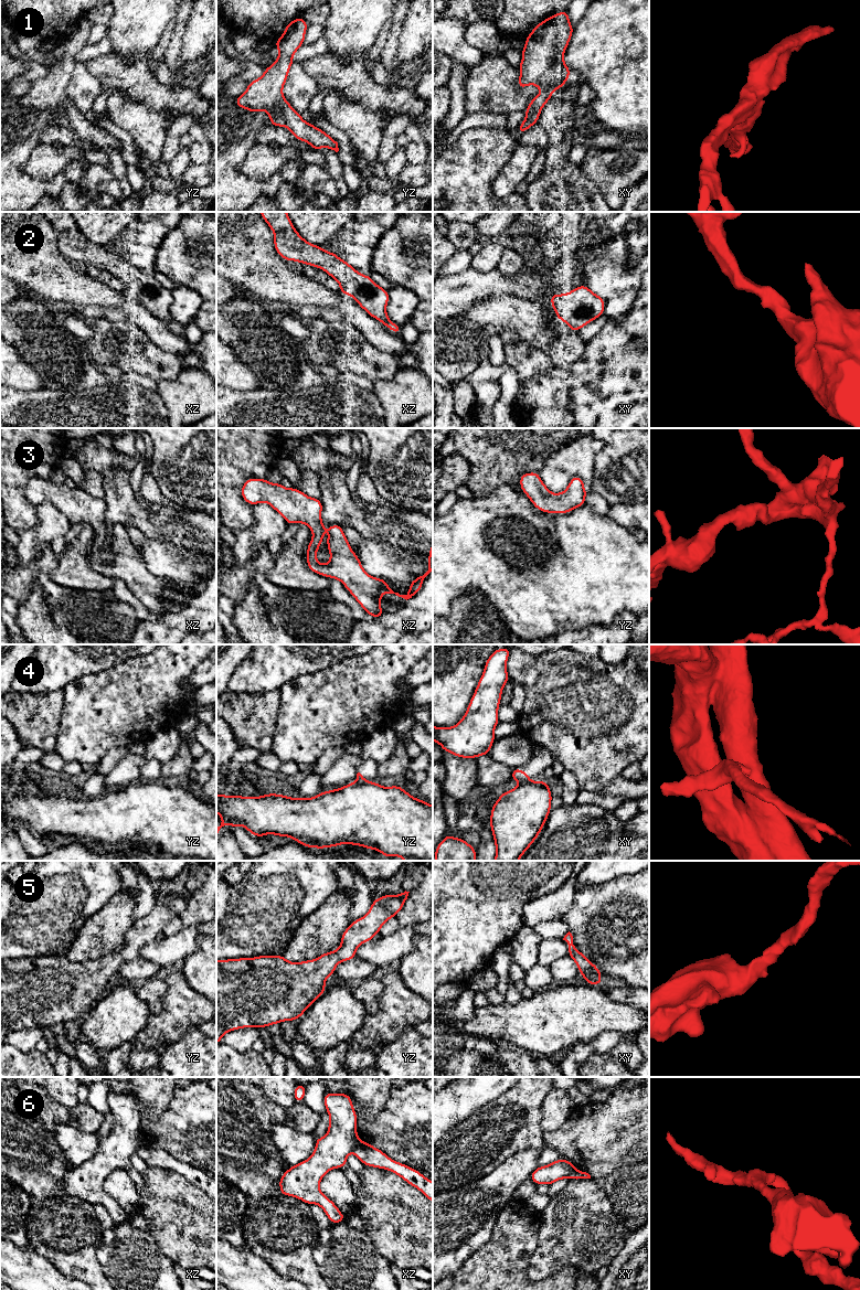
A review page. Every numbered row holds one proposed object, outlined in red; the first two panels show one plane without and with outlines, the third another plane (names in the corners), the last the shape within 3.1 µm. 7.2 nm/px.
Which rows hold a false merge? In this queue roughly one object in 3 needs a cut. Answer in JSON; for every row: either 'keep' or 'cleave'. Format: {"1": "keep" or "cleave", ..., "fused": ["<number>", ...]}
{"1": "keep", "2": "keep", "3": "keep", "4": "cleave", "5": "keep", "6": "cleave", "fused": ["4", "6"]}

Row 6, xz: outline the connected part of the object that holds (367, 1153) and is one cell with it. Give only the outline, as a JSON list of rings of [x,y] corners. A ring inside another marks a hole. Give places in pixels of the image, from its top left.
[[[362,1140],[358,1141],[353,1153],[364,1164],[364,1166],[384,1169],[395,1173],[410,1185],[421,1191],[433,1203],[433,1182],[417,1170],[394,1161],[382,1150],[379,1150],[372,1144]]]

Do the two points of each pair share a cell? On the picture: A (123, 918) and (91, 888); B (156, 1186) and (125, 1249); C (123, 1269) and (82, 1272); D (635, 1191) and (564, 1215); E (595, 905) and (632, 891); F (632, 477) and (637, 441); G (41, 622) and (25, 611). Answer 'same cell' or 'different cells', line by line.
A: different cells
B: different cells
C: different cells
D: different cells
E: same cell
F: same cell
G: same cell

